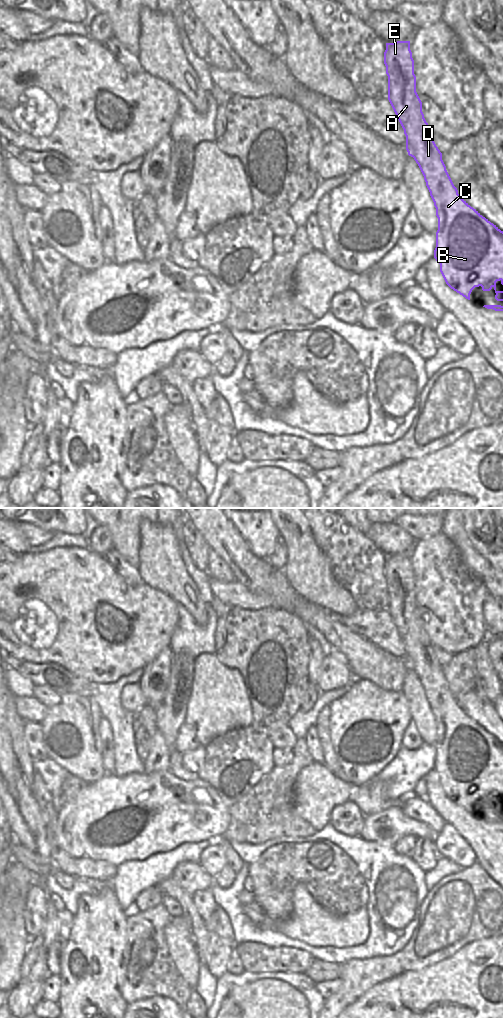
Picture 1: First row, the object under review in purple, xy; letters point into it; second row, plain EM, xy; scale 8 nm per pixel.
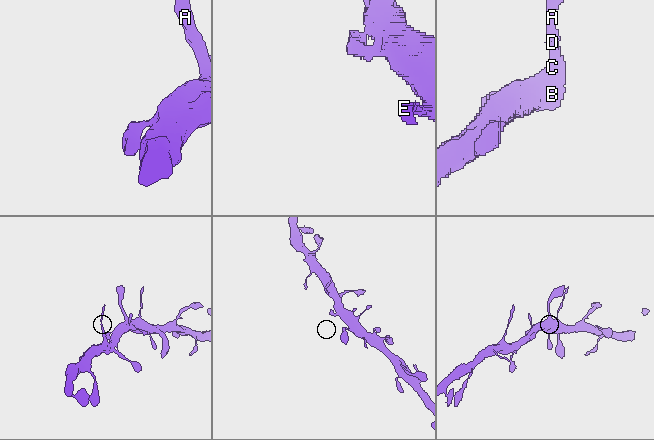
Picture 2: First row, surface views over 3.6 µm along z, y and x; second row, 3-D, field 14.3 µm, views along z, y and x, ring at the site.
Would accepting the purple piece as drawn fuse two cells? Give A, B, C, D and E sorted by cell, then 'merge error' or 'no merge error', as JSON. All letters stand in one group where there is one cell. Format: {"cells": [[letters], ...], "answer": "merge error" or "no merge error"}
{"cells": [["A", "B", "C", "D", "E"]], "answer": "no merge error"}

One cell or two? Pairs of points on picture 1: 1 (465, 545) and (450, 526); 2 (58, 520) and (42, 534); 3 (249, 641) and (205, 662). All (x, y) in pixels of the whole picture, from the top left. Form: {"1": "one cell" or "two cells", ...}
{"1": "one cell", "2": "two cells", "3": "two cells"}

